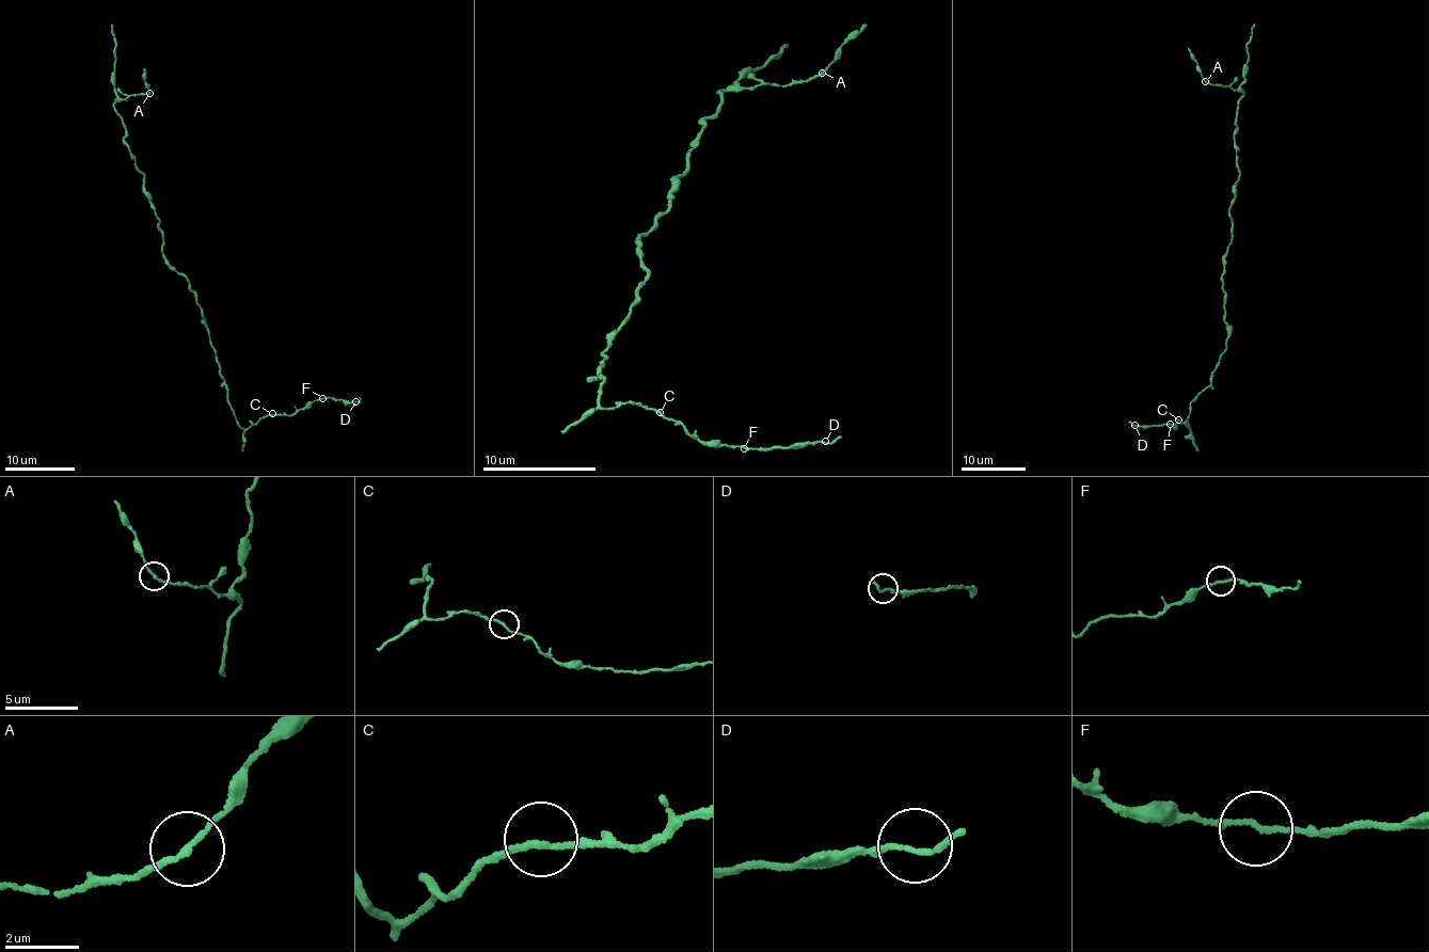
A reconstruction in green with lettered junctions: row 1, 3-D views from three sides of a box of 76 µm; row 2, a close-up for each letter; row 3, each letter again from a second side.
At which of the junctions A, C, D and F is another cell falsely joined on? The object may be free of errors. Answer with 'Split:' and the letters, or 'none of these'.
Split: A

